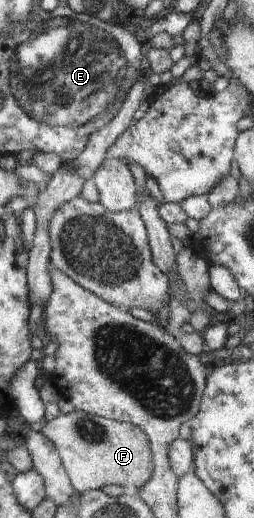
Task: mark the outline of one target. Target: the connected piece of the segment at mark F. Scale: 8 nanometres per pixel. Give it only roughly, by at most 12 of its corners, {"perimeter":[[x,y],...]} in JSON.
{"perimeter":[[75,409],[38,431],[77,493],[152,476],[148,436]]}

